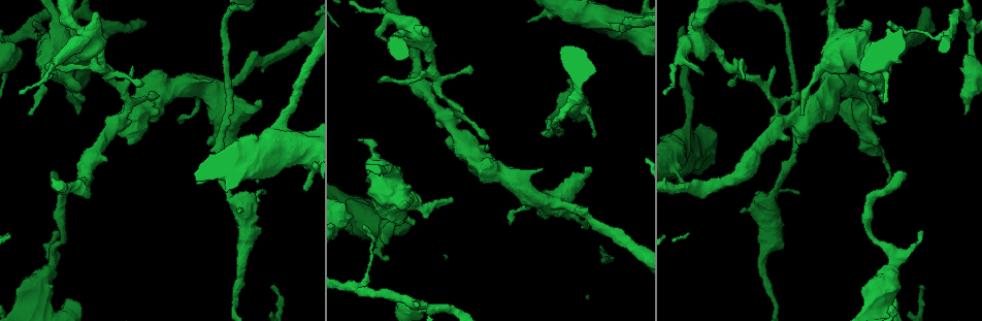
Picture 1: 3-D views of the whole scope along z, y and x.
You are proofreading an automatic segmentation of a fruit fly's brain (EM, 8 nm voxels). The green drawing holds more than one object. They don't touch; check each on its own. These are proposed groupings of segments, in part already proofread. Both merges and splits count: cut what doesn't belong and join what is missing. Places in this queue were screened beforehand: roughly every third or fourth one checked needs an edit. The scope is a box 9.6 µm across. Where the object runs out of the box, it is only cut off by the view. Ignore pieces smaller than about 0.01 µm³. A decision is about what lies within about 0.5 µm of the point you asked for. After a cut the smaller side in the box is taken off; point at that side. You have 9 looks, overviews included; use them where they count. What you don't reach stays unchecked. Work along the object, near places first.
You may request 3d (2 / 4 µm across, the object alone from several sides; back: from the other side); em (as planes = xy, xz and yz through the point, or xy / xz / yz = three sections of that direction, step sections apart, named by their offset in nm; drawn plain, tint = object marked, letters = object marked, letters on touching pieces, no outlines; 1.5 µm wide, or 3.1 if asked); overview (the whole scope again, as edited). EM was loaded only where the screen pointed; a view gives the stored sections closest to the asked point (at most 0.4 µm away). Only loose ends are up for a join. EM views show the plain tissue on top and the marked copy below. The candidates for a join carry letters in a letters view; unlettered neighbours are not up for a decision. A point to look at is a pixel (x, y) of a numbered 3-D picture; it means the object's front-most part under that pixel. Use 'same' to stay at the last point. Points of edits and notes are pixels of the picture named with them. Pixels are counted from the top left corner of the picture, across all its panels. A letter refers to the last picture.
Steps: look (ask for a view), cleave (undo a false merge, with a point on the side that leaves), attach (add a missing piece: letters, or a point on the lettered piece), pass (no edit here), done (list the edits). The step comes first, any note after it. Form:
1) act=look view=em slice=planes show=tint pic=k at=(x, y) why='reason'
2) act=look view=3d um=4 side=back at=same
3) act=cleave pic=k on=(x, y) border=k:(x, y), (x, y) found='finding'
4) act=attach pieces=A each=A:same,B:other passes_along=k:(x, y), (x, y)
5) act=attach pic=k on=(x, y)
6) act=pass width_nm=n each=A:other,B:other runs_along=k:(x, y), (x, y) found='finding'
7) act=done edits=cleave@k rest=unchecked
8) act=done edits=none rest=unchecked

act=look view=em slice=planes show=tint pic=1 at=(364, 230) why='an open end'

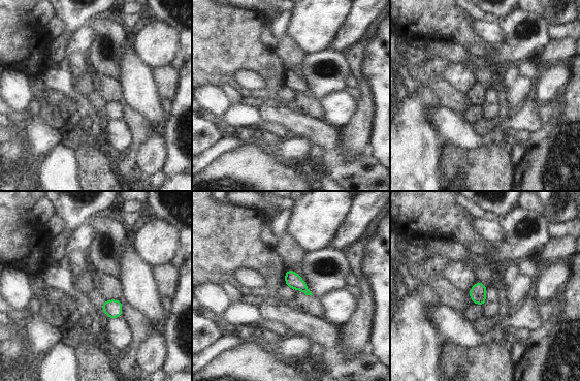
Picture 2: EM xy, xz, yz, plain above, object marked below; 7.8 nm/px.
act=look view=em slice=planes show=letters at=same why='what lies round it'

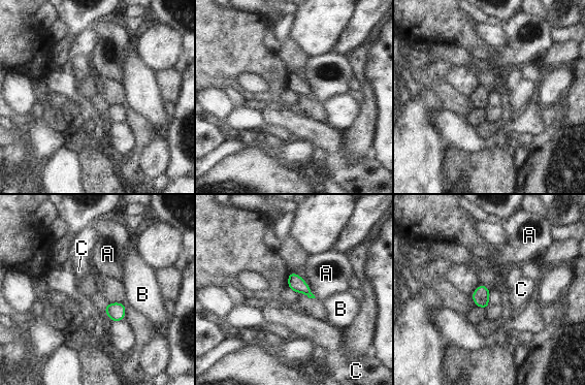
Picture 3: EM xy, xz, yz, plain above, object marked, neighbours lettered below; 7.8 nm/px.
act=pass each=A:other,B:other,C:other found='none of them fits'

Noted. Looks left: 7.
act=look view=3d um=2 pic=1 at=(29, 113) why='thin end'

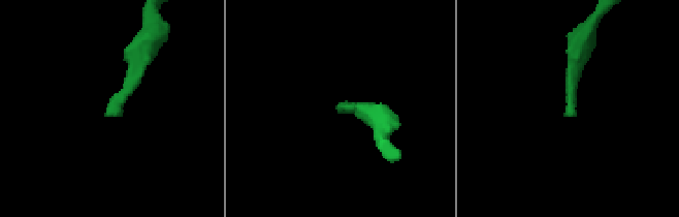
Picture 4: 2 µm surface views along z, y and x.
act=look view=em slice=planes show=letters pic=4 at=(338, 110) why='need the tissue'

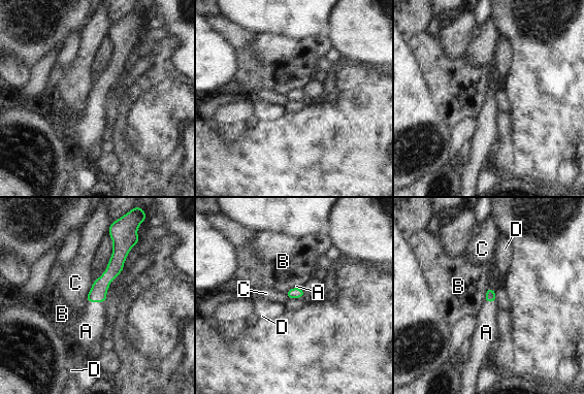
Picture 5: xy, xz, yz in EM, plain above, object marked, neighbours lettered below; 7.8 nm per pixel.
act=attach pieces=A each=A:same,B:other,C:other,D:other passes_along=5:(97, 293), (95, 301), (86, 331) found='it goes on there'

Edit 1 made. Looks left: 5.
act=look view=3d um=4 pic=1 at=(451, 199) why='free end'

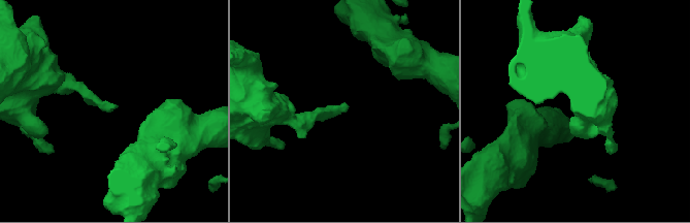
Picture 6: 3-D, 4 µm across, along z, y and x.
act=look view=em slice=planes show=letters pic=6 at=(116, 105)

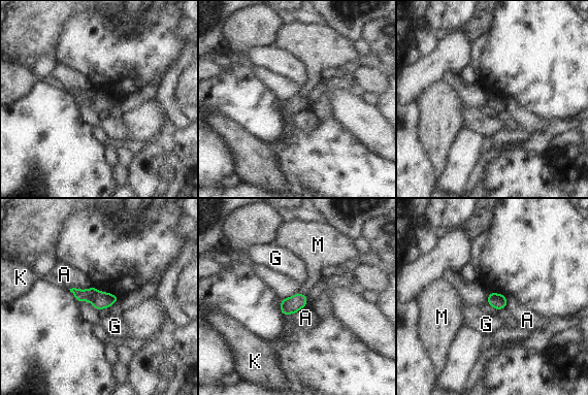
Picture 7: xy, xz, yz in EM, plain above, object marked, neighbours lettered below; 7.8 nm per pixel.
act=pass width_nm=130 each=A:other,G:other,K:other,M:other border=7:(108, 307), (102, 307), (98, 311) found='none of them fits'

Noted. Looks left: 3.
act=look view=3d um=2 pic=1 at=(434, 72) why='sharp bend'

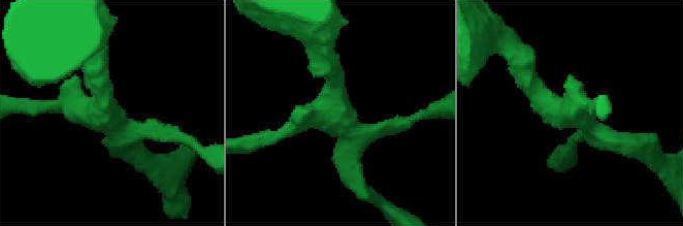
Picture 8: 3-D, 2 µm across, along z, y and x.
act=look view=em slice=xz step=8 show=tint pic=8 at=(568, 110) arms=4

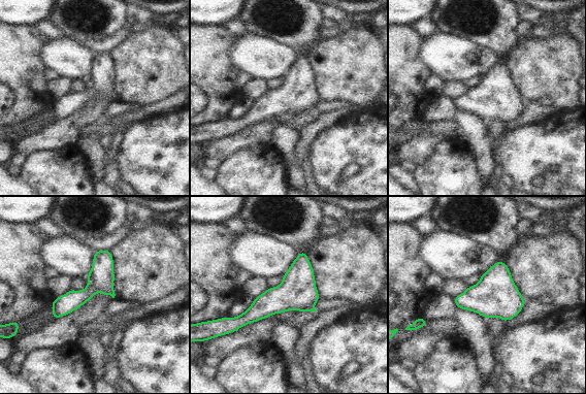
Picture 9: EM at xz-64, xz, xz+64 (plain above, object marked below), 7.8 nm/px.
act=look view=em slice=planes show=letters at=same

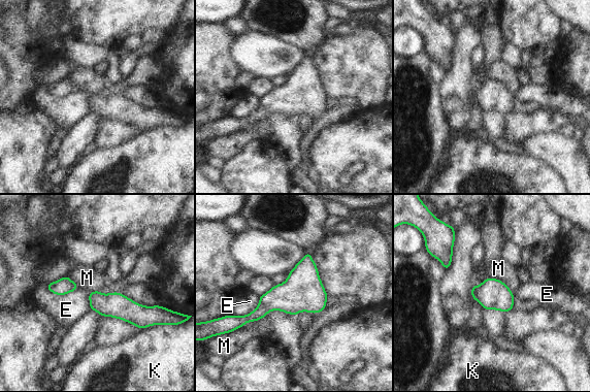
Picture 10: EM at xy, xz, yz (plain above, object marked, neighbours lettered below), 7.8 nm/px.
act=pass width_nm=110 each=E:other,K:other,M:other border=10:(485, 278), (502, 281), (513, 292) found='continuous, no second neuron'

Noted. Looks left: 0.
act=done edits=attach@5 rest=unchecked

